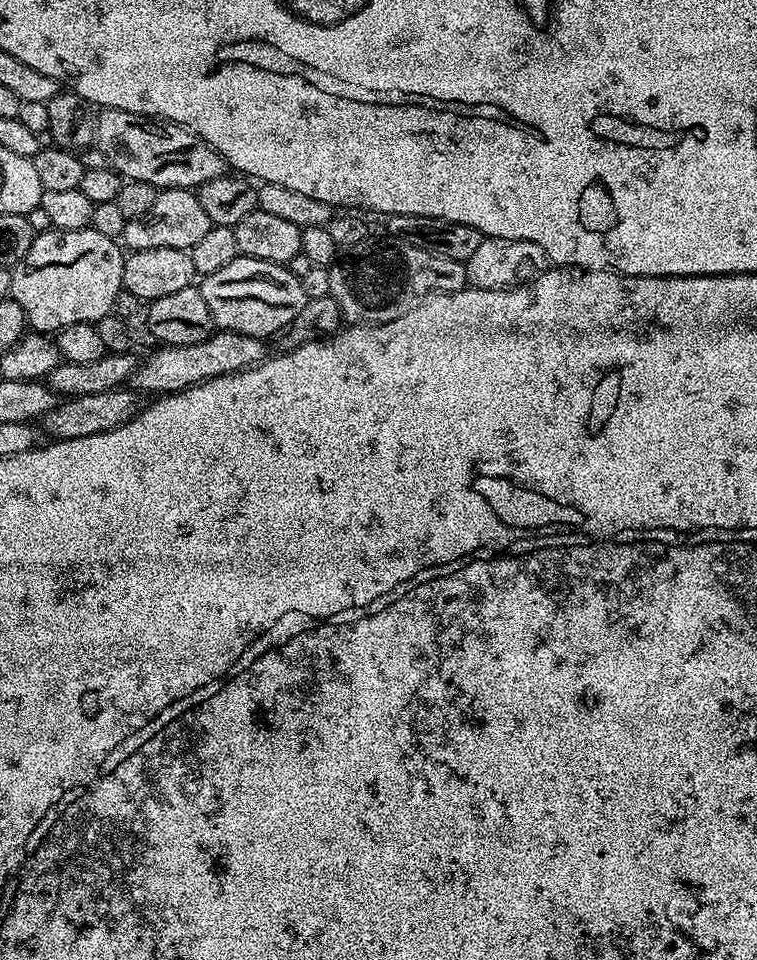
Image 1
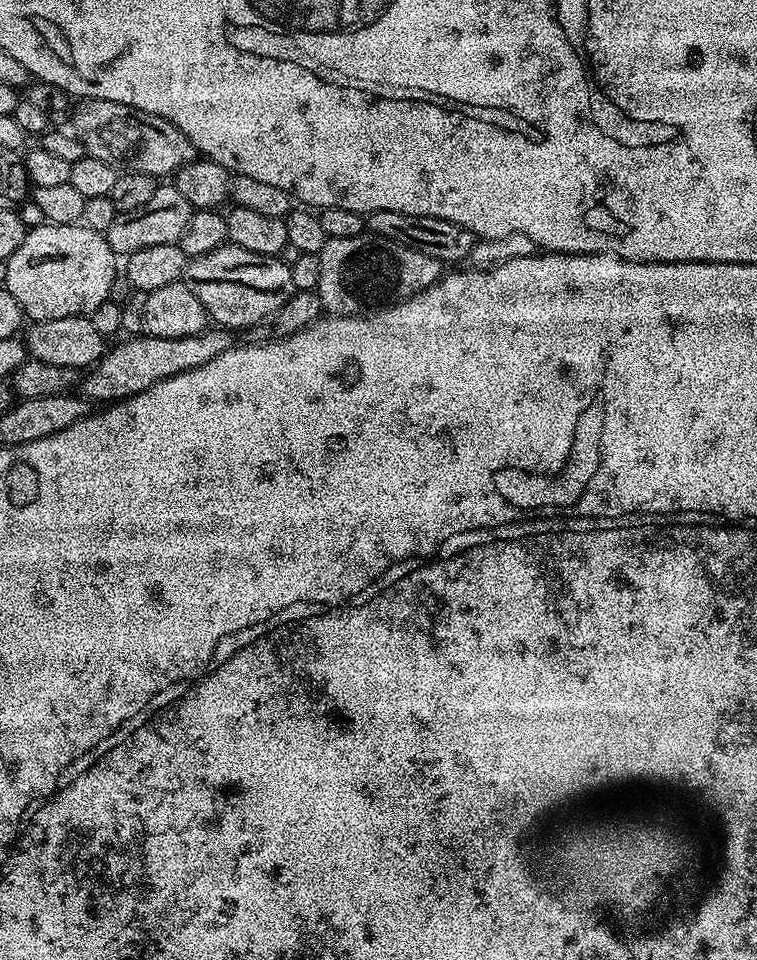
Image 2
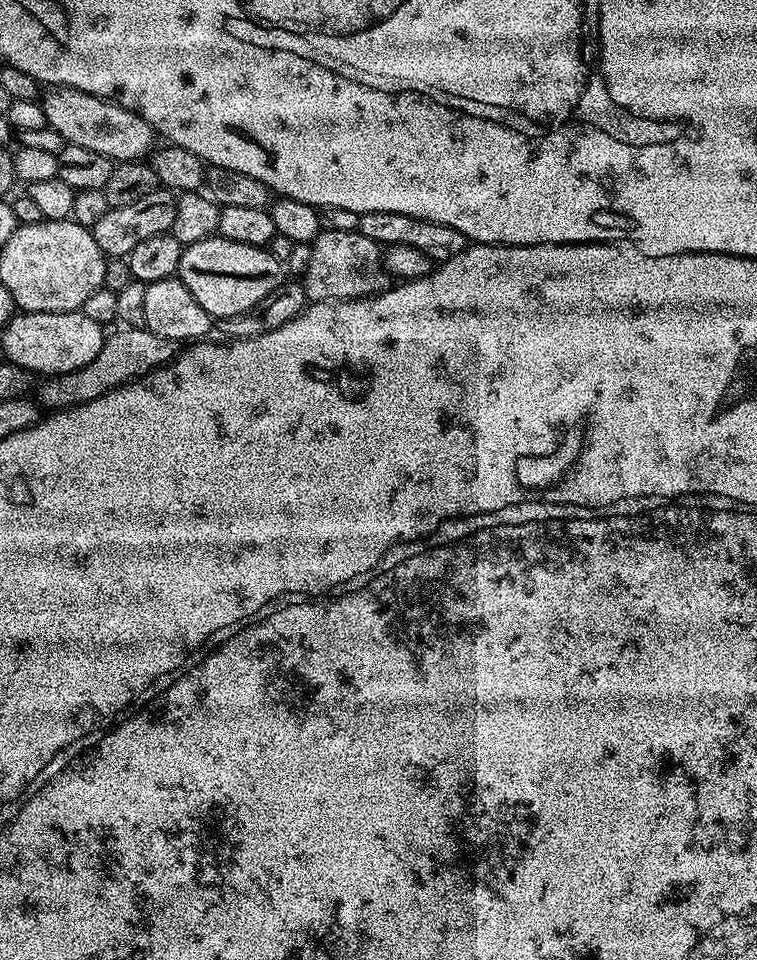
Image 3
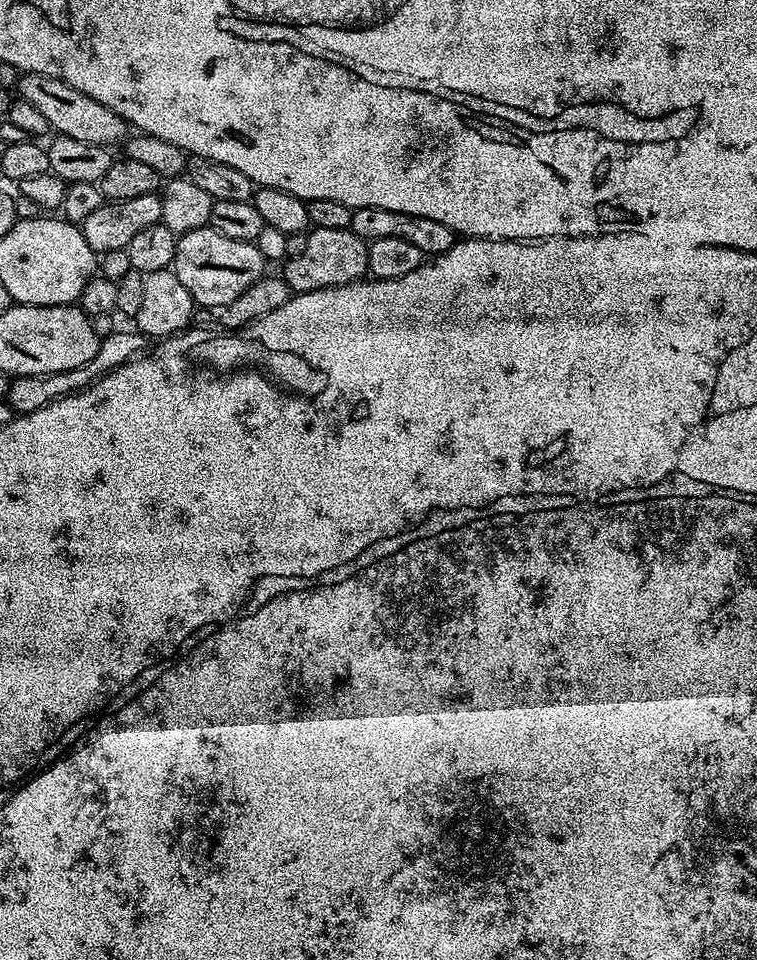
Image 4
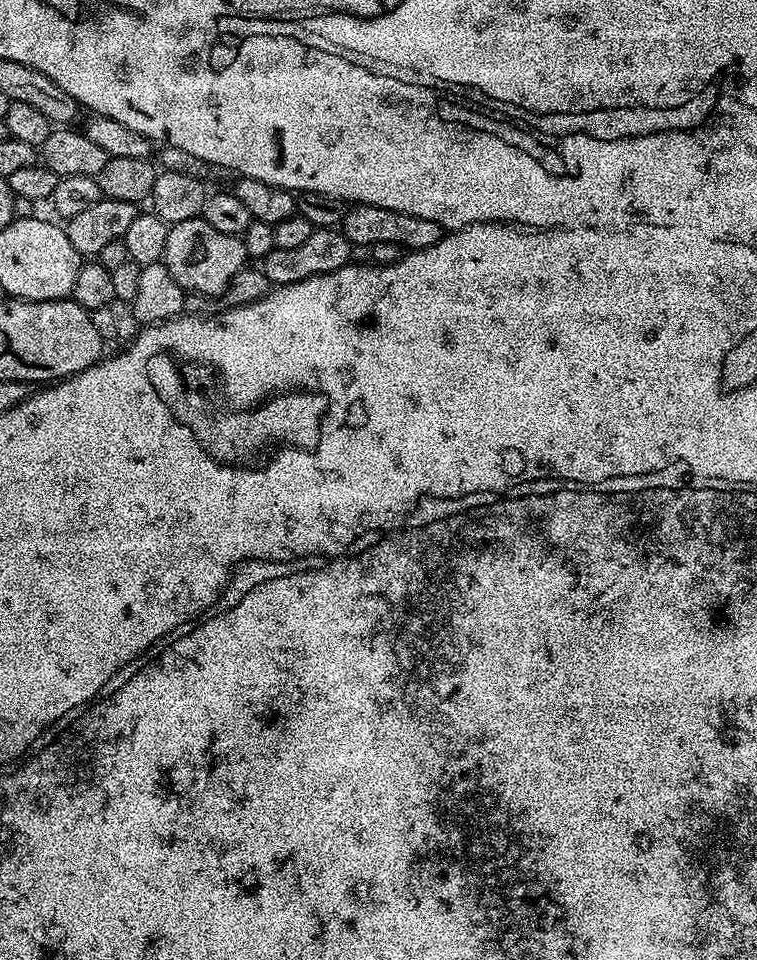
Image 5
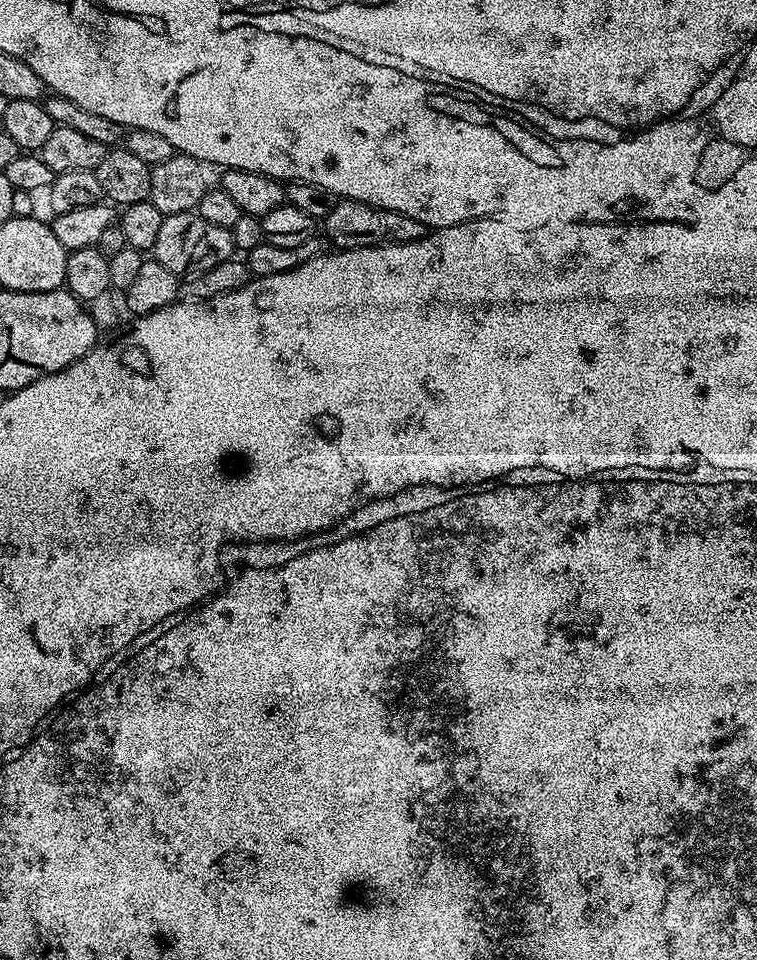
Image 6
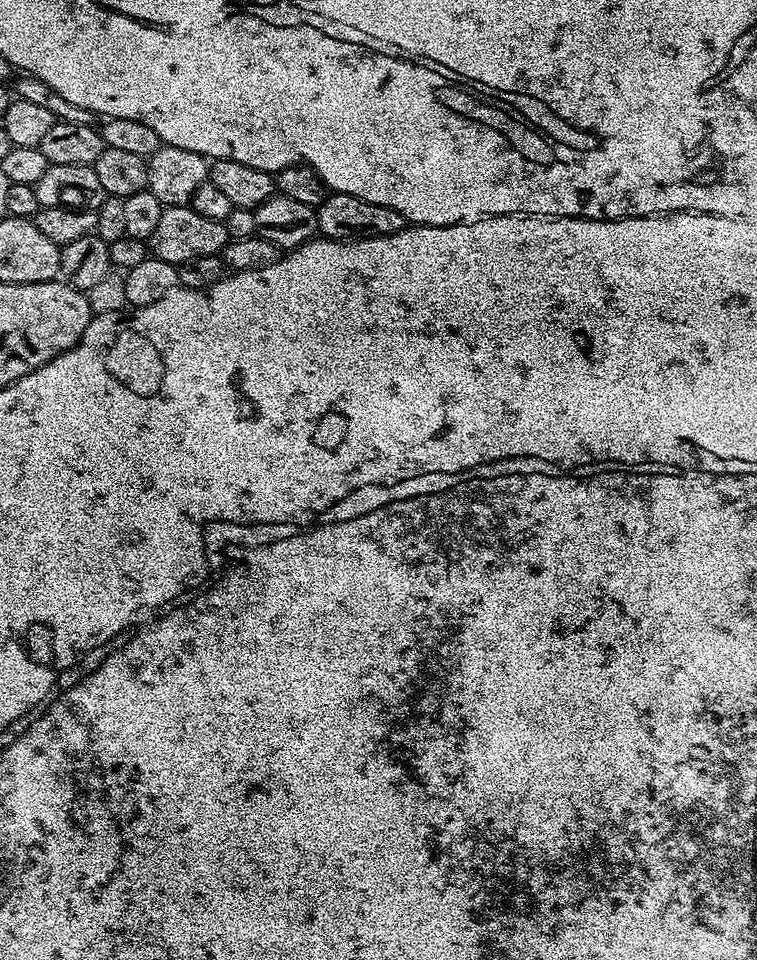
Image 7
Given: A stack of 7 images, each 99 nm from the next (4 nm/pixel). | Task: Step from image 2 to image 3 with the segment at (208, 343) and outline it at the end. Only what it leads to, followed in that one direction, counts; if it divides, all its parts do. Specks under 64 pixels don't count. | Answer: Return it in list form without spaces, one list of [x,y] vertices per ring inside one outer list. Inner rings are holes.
[[[120,326],[116,333],[105,335],[102,350],[91,362],[86,362],[78,370],[70,370],[66,374],[49,376],[39,385],[38,403],[44,410],[59,410],[73,408],[86,402],[94,402],[94,398],[102,398],[115,388],[121,388],[131,380],[153,372],[156,368],[163,368],[165,364],[172,363],[178,355],[177,341],[170,338],[161,338],[150,329],[143,326]]]

